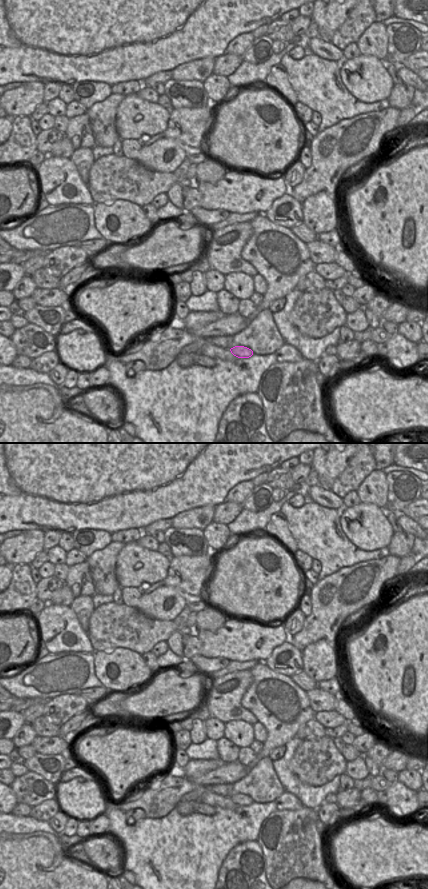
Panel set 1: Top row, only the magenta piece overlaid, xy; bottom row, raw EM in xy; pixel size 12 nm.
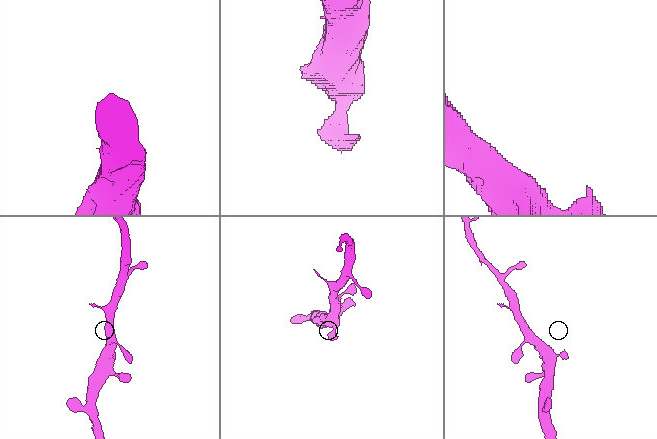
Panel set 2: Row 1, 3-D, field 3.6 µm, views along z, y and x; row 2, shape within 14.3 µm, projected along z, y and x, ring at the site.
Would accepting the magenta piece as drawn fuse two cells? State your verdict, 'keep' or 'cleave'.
keep

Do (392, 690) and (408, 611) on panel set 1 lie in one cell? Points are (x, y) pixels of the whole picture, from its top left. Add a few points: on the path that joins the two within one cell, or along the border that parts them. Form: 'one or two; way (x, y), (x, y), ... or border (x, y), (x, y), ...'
one; way (403, 670), (403, 667), (408, 662), (408, 631)

